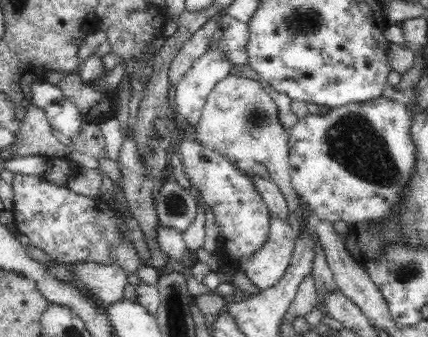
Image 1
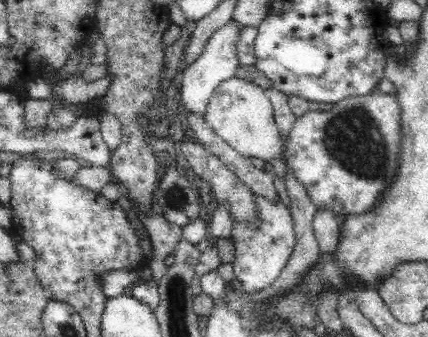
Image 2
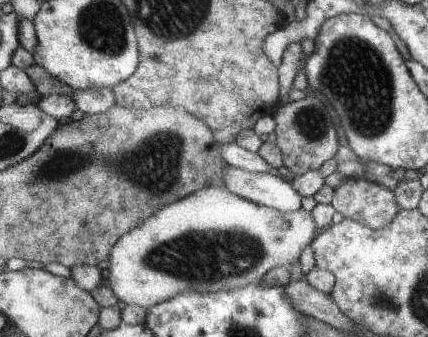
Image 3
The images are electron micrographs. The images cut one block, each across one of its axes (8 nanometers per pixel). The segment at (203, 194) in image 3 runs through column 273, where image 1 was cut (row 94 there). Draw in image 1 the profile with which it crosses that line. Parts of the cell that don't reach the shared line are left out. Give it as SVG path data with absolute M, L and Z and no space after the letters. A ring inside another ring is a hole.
M228 76L220 80L210 92L206 106L202 110L200 122L194 126L198 130L198 144L212 152L218 152L224 158L234 158L240 164L262 162L270 172L274 184L282 190L282 196L288 202L288 208L302 218L300 198L292 186L290 162L288 162L288 130L278 122L278 108L272 98L262 90L260 82L248 78Z

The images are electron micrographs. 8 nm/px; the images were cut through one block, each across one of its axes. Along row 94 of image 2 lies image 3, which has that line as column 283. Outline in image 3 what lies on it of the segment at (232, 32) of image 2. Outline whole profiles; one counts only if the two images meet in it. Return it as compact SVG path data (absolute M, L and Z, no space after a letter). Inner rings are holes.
M225 166L221 182L229 192L285 214L297 212L301 208L301 196L291 188L291 184L271 176L269 172L255 174L235 166Z

